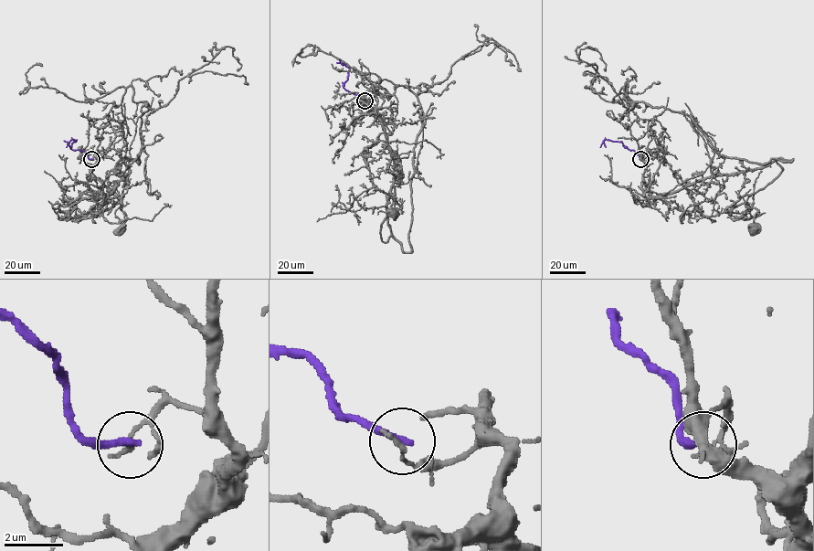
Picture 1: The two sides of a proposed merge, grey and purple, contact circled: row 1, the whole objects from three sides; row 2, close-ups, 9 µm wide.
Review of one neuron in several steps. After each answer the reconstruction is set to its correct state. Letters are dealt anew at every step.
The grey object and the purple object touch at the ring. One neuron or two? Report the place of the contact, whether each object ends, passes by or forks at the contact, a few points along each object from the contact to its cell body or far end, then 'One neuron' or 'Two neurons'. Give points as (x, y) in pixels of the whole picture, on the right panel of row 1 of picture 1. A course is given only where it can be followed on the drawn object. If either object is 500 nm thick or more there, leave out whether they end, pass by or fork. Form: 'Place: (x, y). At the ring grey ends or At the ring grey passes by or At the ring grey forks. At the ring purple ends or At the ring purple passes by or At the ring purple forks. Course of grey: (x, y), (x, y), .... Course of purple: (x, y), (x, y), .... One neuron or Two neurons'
Place: (640, 159). At the ring grey ends. At the ring purple ends. Course of grey: (640, 159), (646, 164), (642, 188), (647, 196), (775, 161), (780, 173), (734, 203), (758, 210), (755, 230). Course of purple: (640, 159), (636, 152), (619, 142), (605, 139), (599, 147). Two neurons

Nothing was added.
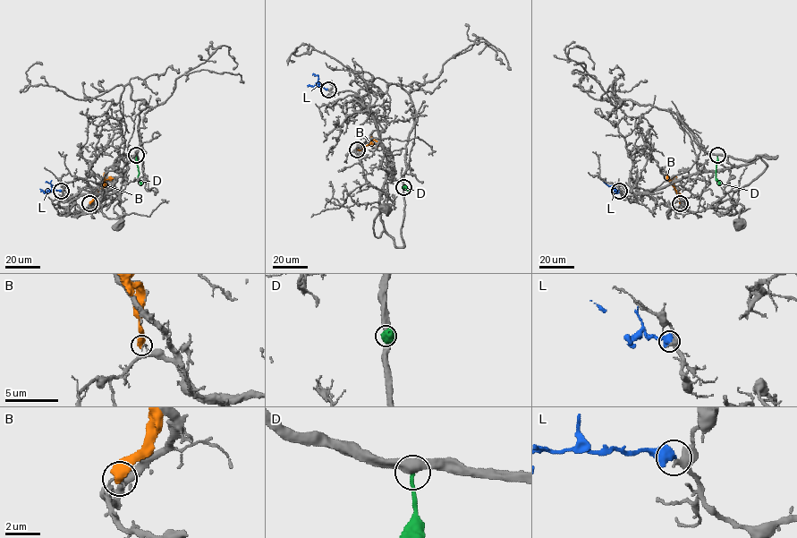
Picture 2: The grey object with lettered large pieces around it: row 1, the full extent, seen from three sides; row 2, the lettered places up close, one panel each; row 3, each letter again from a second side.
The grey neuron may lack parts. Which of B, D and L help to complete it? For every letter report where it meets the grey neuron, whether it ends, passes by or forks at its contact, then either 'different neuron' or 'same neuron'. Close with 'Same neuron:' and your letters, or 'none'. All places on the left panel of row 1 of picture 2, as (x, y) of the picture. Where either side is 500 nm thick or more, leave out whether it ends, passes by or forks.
B: (89, 203) | different neuron
D: (136, 155) | different neuron
L: (61, 191) | same neuron
Same neuron: L

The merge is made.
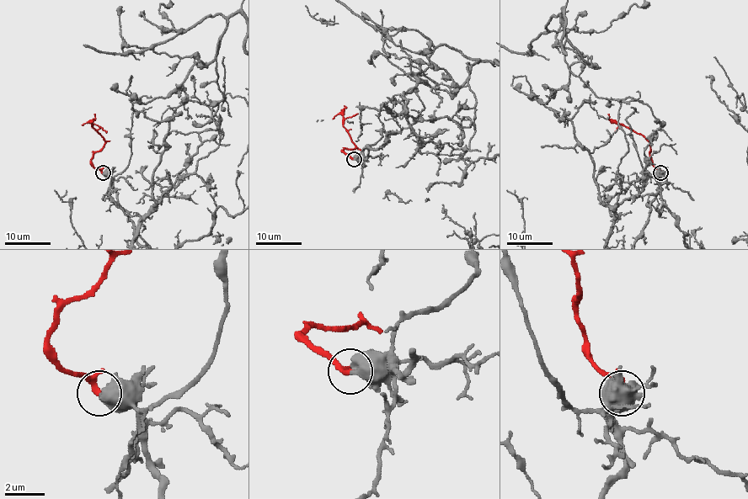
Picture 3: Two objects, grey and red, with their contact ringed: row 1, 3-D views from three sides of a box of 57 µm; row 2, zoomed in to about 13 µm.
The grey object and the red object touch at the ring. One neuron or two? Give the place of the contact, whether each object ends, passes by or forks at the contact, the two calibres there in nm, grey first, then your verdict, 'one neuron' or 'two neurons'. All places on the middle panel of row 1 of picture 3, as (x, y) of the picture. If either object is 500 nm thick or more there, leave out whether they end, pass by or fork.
(354, 159) | 600/200 nm | one neuron

